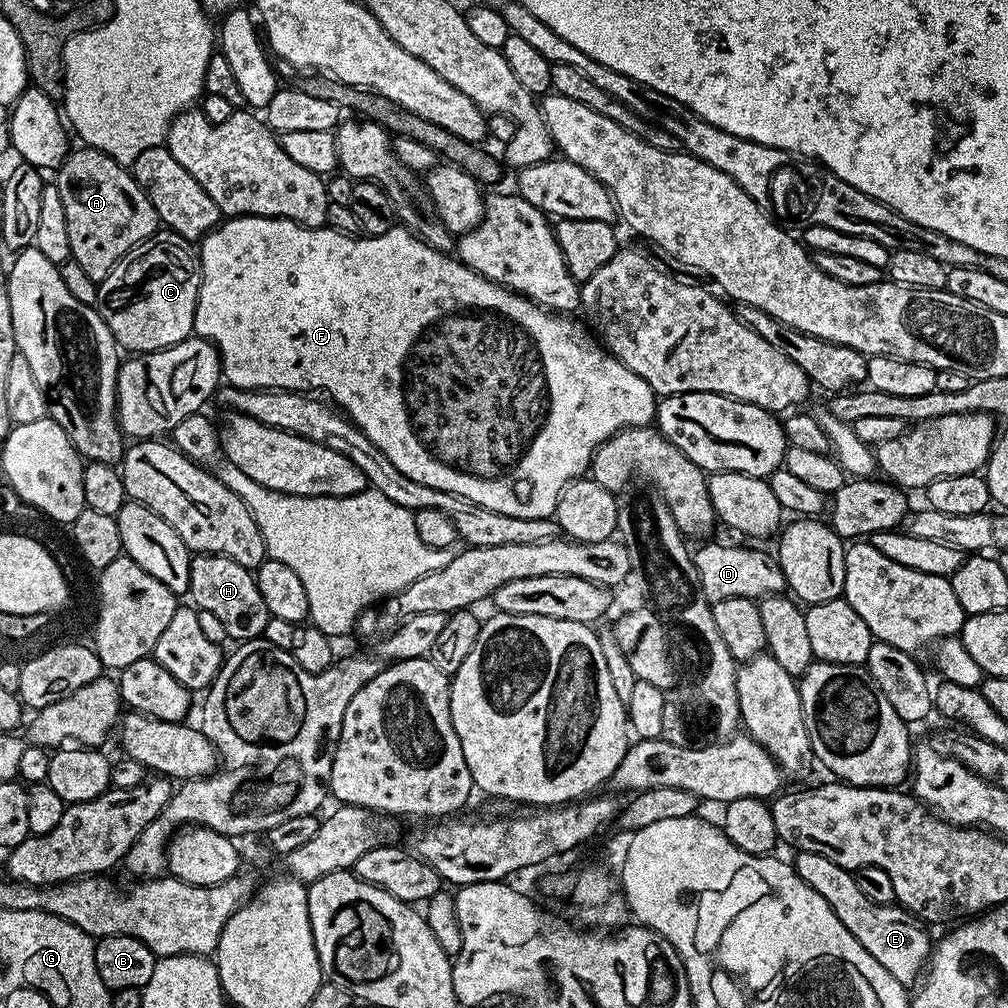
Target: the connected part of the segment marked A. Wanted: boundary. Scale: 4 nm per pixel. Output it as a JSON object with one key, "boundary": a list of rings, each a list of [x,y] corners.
{"boundary":[[[80,146],[77,152],[76,149],[69,151],[55,176],[54,183],[58,194],[62,194],[62,207],[66,209],[66,230],[70,233],[71,259],[76,260],[78,266],[82,266],[86,274],[90,274],[92,280],[99,282],[106,279],[112,267],[130,249],[156,235],[158,221],[150,198],[146,198],[144,191],[136,185],[136,179],[128,168],[104,152],[87,146]]]}

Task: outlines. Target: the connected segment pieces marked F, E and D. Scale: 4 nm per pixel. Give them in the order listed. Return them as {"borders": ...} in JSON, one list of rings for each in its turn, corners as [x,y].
{"borders":[[[[233,216],[225,219],[220,227],[209,232],[203,240],[199,241],[198,259],[200,262],[200,293],[196,303],[194,332],[203,340],[209,340],[210,343],[216,345],[216,348],[220,351],[223,379],[231,387],[278,388],[305,394],[311,393],[313,391],[311,388],[325,388],[326,391],[332,392],[333,398],[331,397],[331,399],[343,409],[348,419],[363,430],[366,438],[370,438],[370,442],[374,442],[374,446],[378,446],[378,450],[382,450],[382,454],[386,454],[386,458],[390,458],[390,462],[394,462],[394,466],[398,466],[398,470],[402,470],[402,474],[406,474],[406,478],[414,478],[414,482],[422,482],[434,490],[442,490],[455,496],[461,496],[478,506],[486,506],[486,510],[494,510],[498,514],[510,514],[510,518],[549,519],[555,513],[559,496],[564,488],[589,471],[592,456],[595,454],[597,446],[602,442],[606,442],[615,432],[621,432],[624,428],[643,428],[651,425],[656,419],[658,397],[651,386],[646,382],[642,382],[642,378],[638,378],[638,374],[634,374],[634,370],[630,370],[623,362],[616,359],[583,323],[580,325],[578,321],[572,320],[576,318],[571,315],[557,314],[549,309],[541,308],[540,305],[535,304],[527,296],[521,296],[519,292],[513,292],[512,289],[503,288],[502,285],[494,283],[493,280],[487,280],[482,274],[475,272],[473,268],[467,268],[455,255],[434,250],[425,240],[421,240],[415,232],[410,232],[403,226],[395,226],[384,234],[369,236],[335,232],[333,228],[327,226],[323,228],[304,228],[301,224],[295,224],[293,220],[279,220],[273,216]]],[[[796,852],[794,867],[798,878],[810,886],[810,890],[818,890],[826,902],[830,902],[830,910],[838,914],[838,922],[862,942],[862,950],[870,954],[900,984],[912,986],[921,979],[934,947],[933,937],[928,937],[929,929],[912,913],[901,908],[899,904],[875,904],[858,890],[855,875],[842,866],[834,866],[830,858],[822,858],[822,854]]],[[[704,544],[695,549],[694,559],[700,579],[700,591],[709,602],[722,598],[746,598],[761,601],[765,596],[779,596],[785,591],[780,561],[756,548],[739,548],[736,544]]]]}

